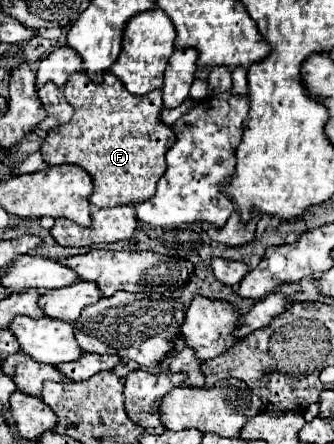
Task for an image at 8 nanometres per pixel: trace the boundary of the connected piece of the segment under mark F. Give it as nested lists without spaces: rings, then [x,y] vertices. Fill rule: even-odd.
[[[76,72],[68,78],[64,96],[72,104],[74,116],[68,124],[48,132],[42,140],[40,152],[44,162],[48,166],[76,164],[84,168],[94,184],[90,204],[98,208],[150,200],[156,192],[158,178],[166,170],[164,156],[176,142],[174,130],[158,122],[158,114],[162,112],[162,90],[134,96],[110,72],[104,74],[102,84],[94,84],[86,74]]]

